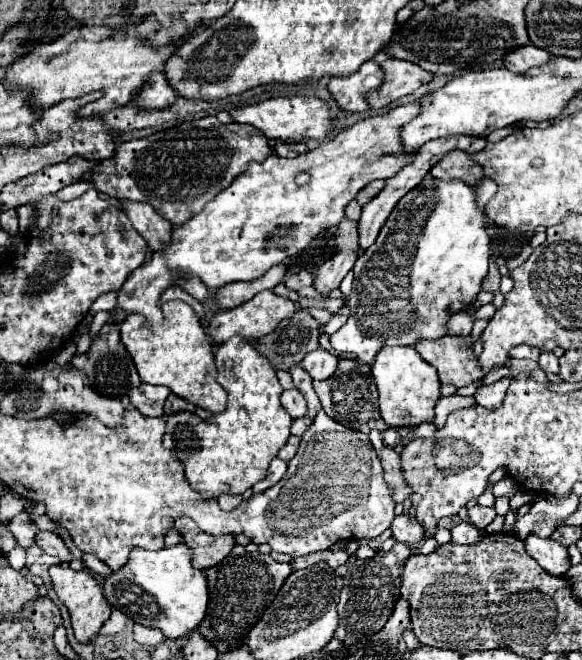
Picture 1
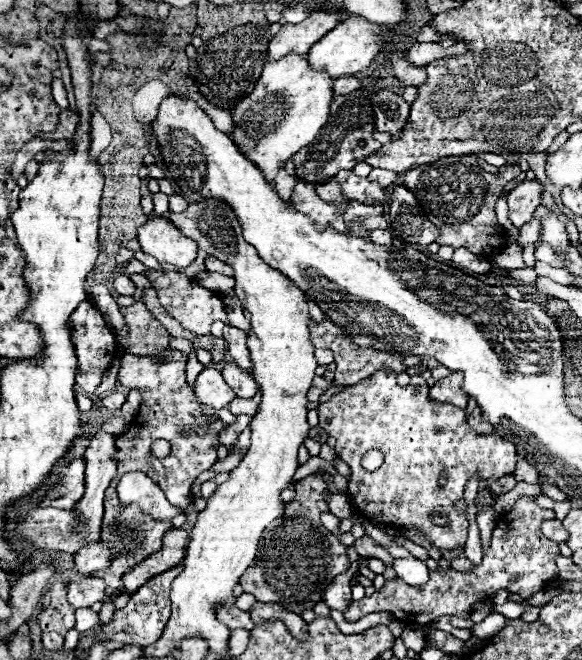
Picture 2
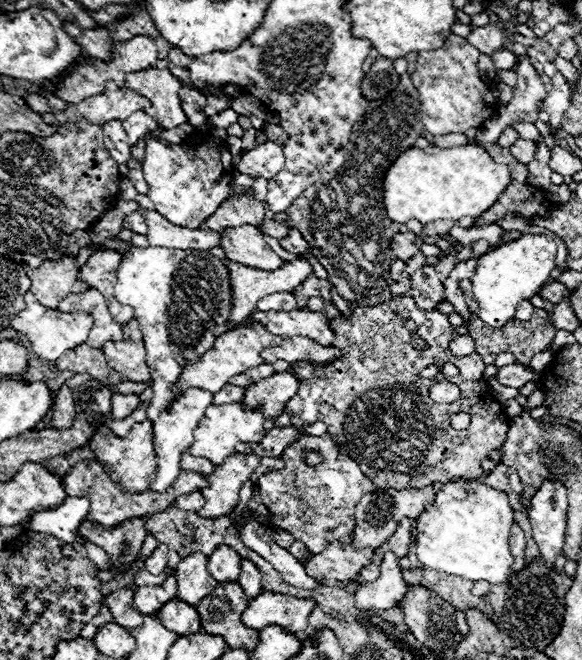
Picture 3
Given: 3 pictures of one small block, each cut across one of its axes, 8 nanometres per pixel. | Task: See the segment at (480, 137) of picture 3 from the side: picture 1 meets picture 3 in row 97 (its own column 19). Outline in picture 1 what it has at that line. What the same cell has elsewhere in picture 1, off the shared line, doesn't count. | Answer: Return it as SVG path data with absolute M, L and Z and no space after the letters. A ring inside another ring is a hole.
M20 512L18 516L14 516L8 524L8 530L14 534L16 538L16 544L22 546L22 548L28 548L34 544L34 536L38 532L36 524L30 520L28 512Z

